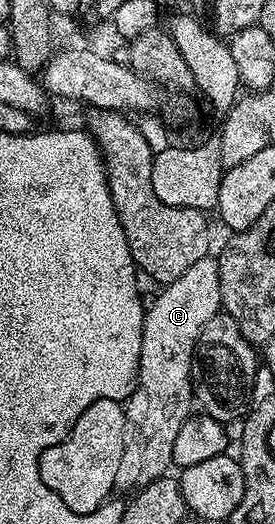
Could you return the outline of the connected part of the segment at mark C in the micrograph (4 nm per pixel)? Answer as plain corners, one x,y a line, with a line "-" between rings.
208,257
197,261
197,265
189,265
189,269
185,273
181,273
181,277
177,277
177,281
166,284
162,288
163,291
156,297
152,303
143,312
143,344
141,345
141,361
137,364
137,382
135,392
126,400
125,410
129,430
126,435
126,447
124,449
123,460
120,463
119,480
120,484
130,489
141,488
149,485
155,479
164,478
168,474
167,467
172,466
171,458
173,457
173,441
176,440
177,433
180,432
181,425
185,424
187,418
193,414
193,388
191,386
191,361
195,358
195,343
199,340
201,329
205,329
205,325
212,317
220,314
223,306
223,298
221,297
221,277
219,276
219,264
214,258

